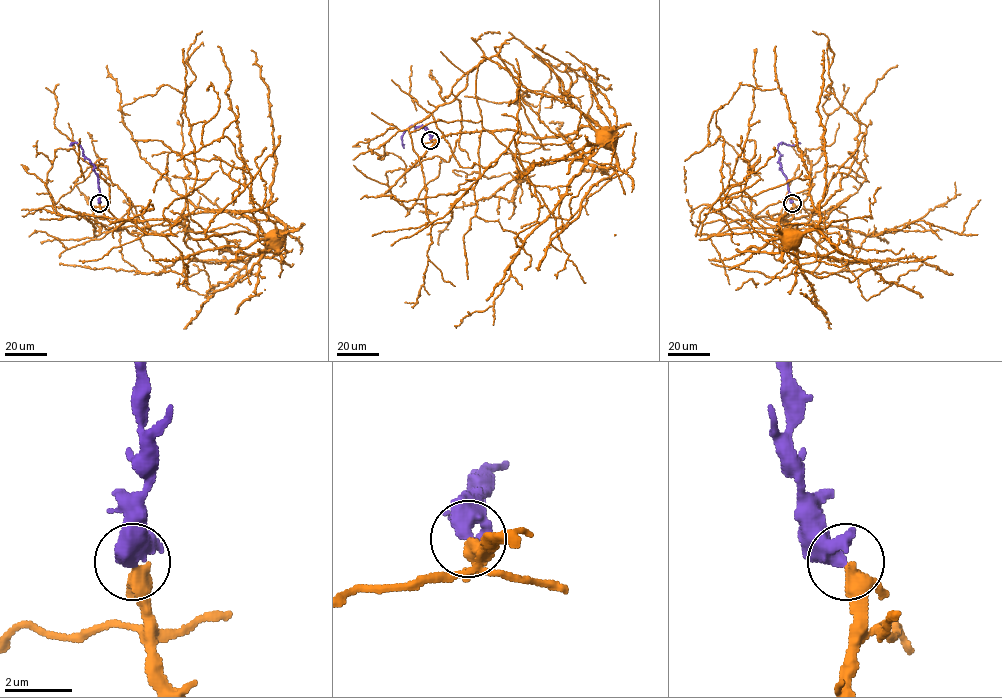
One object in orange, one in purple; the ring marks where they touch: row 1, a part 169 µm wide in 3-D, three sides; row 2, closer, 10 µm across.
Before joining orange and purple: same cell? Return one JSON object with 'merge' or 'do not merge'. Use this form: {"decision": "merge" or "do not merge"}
{"decision": "merge"}

